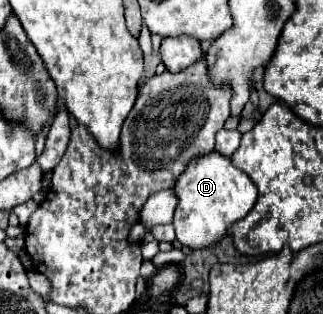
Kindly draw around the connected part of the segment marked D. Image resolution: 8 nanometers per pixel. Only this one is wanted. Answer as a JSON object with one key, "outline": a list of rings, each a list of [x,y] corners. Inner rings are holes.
{"outline":[[[215,149],[207,155],[199,155],[199,159],[195,161],[191,159],[183,175],[179,175],[179,179],[175,181],[173,191],[179,199],[173,227],[177,239],[191,249],[215,245],[235,221],[243,219],[253,209],[257,201],[255,183],[243,171],[239,171],[229,157],[221,155]]]}

